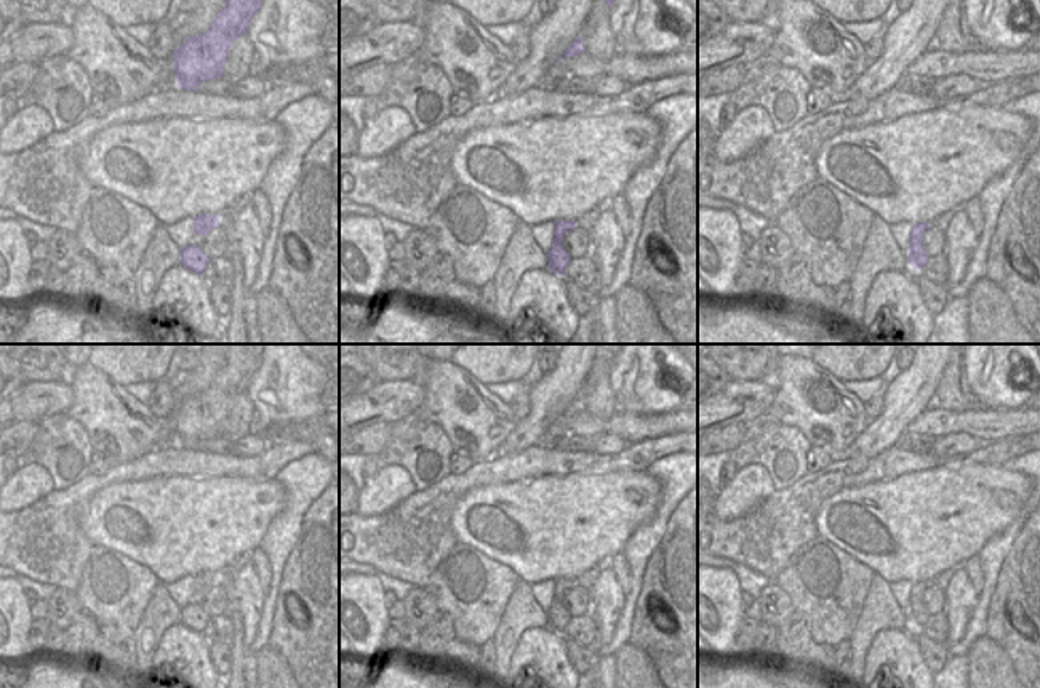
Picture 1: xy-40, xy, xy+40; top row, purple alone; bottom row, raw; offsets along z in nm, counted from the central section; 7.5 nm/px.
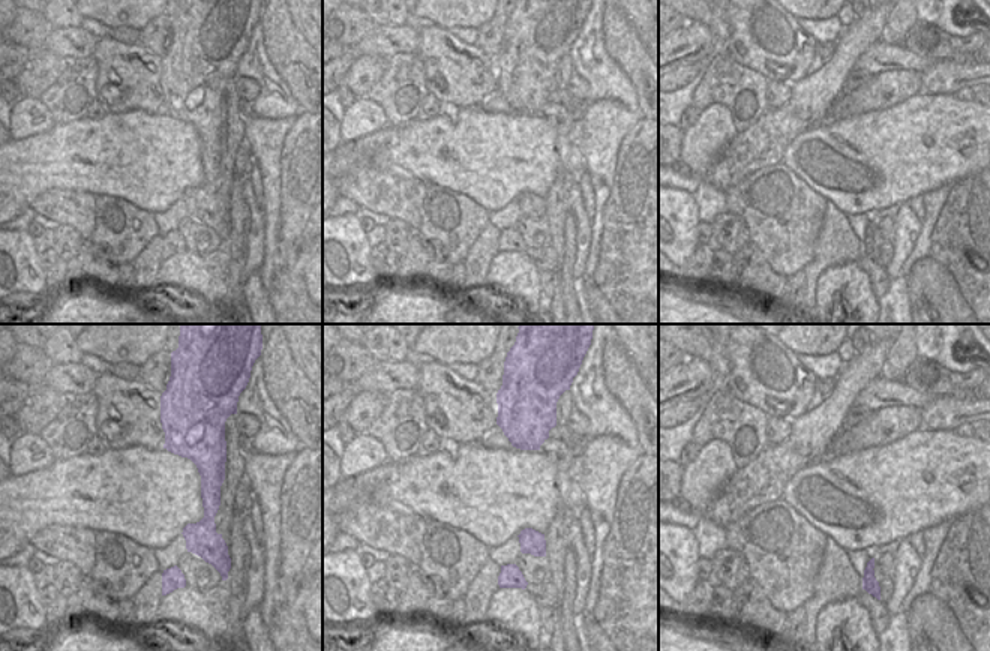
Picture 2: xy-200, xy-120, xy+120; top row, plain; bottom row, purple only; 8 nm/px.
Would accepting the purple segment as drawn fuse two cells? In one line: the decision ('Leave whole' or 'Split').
Split.

